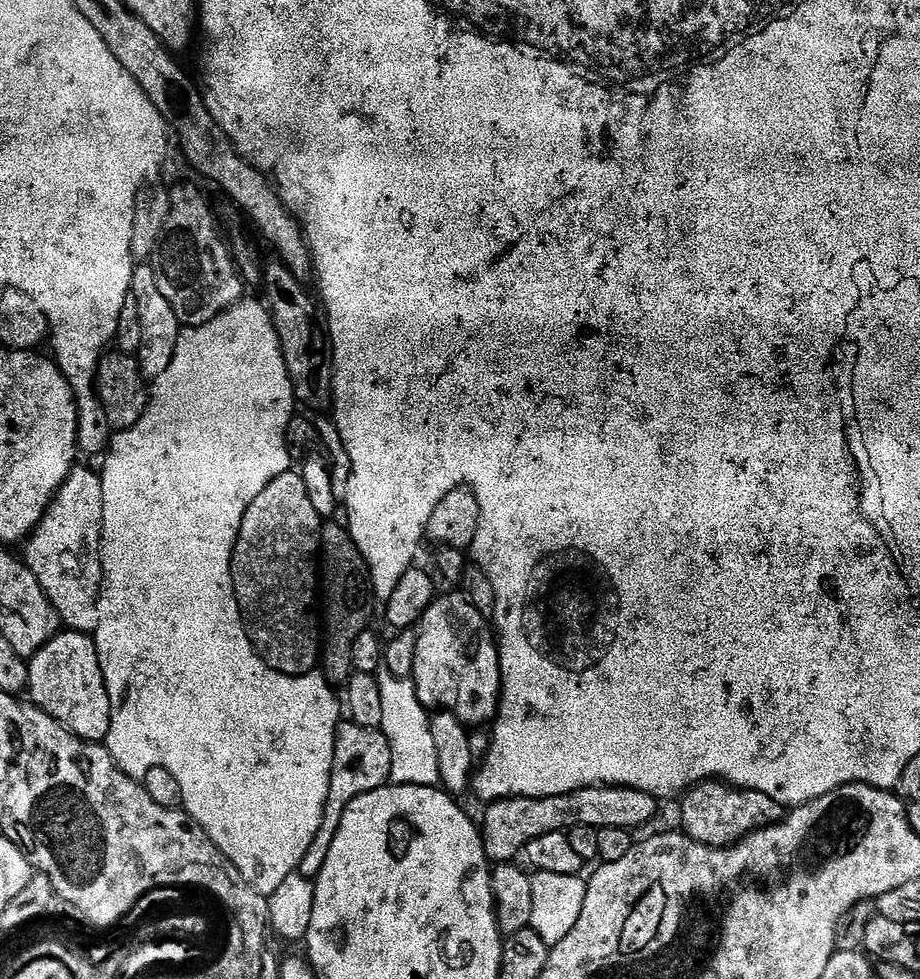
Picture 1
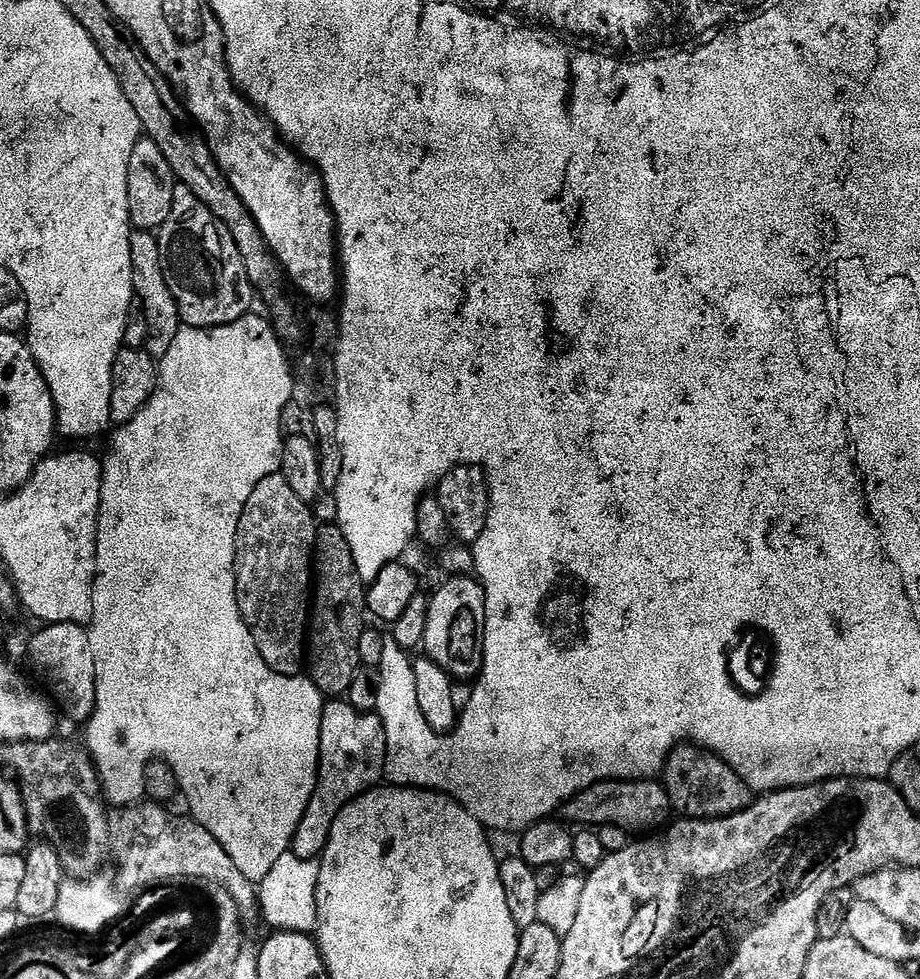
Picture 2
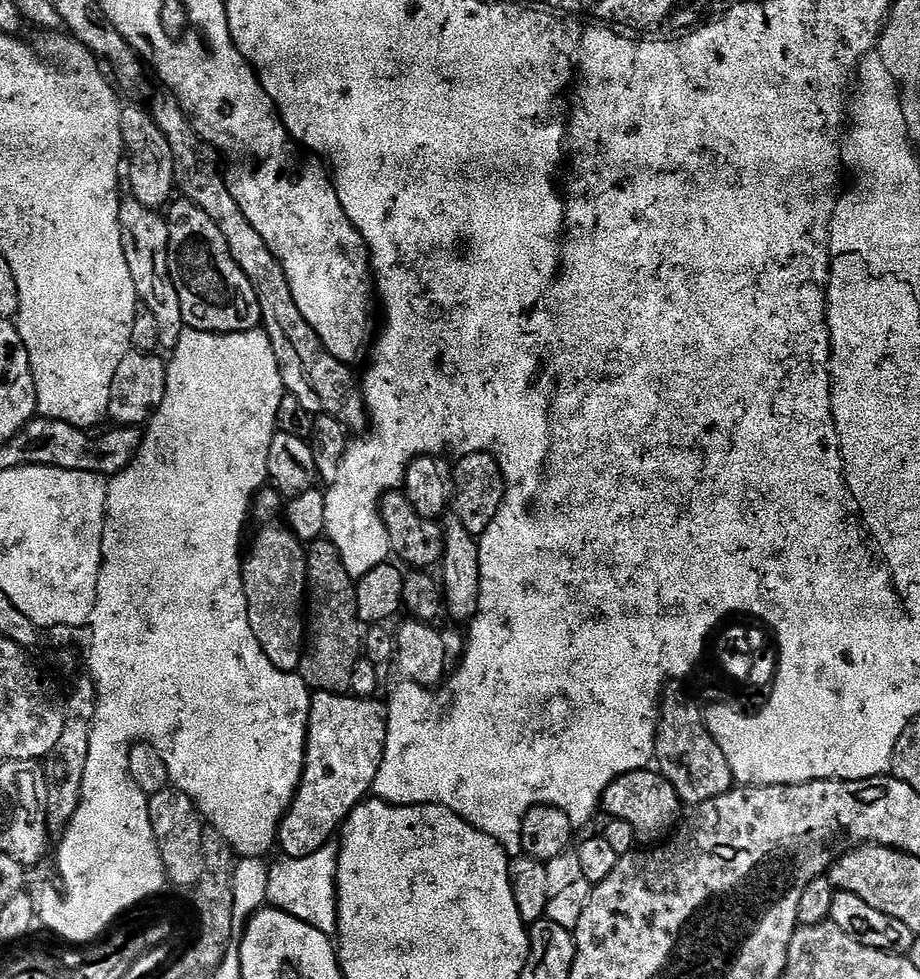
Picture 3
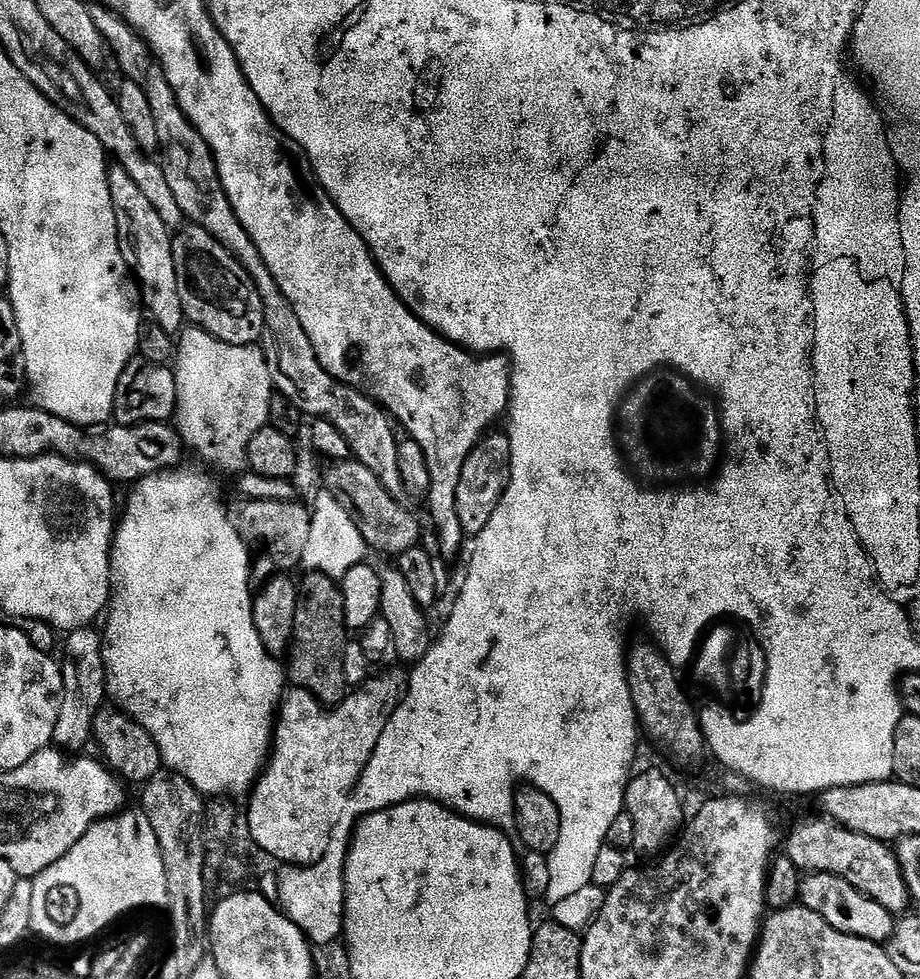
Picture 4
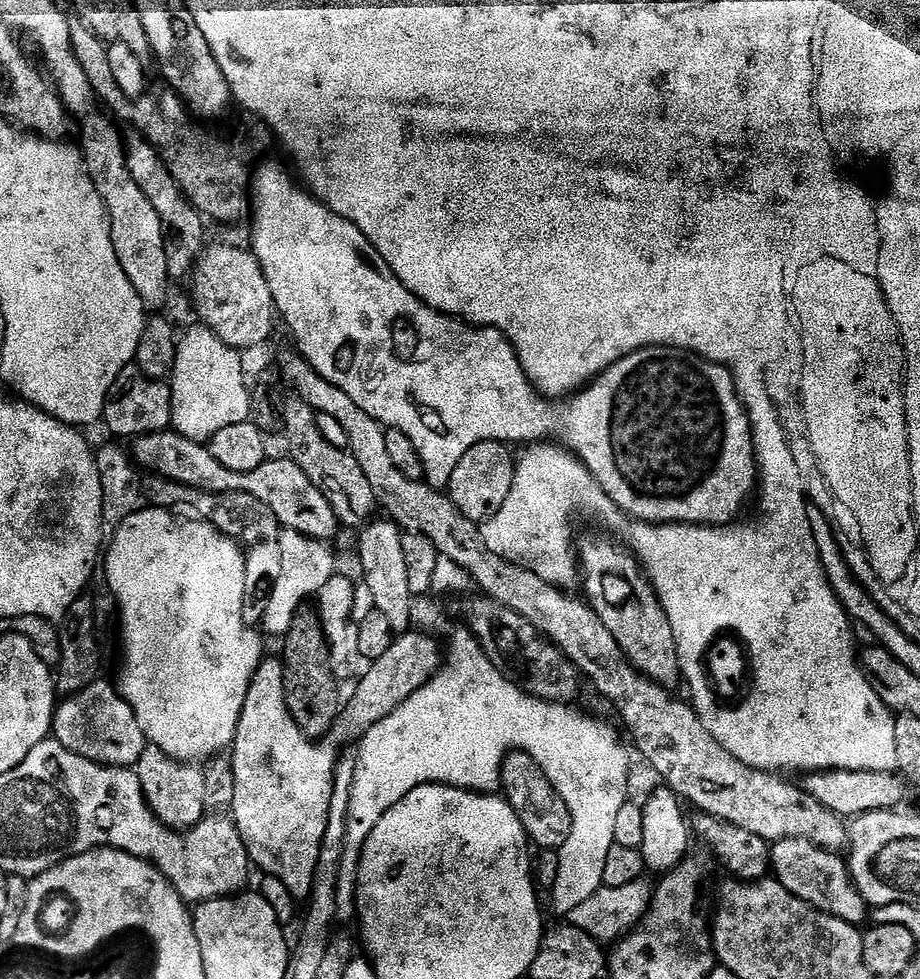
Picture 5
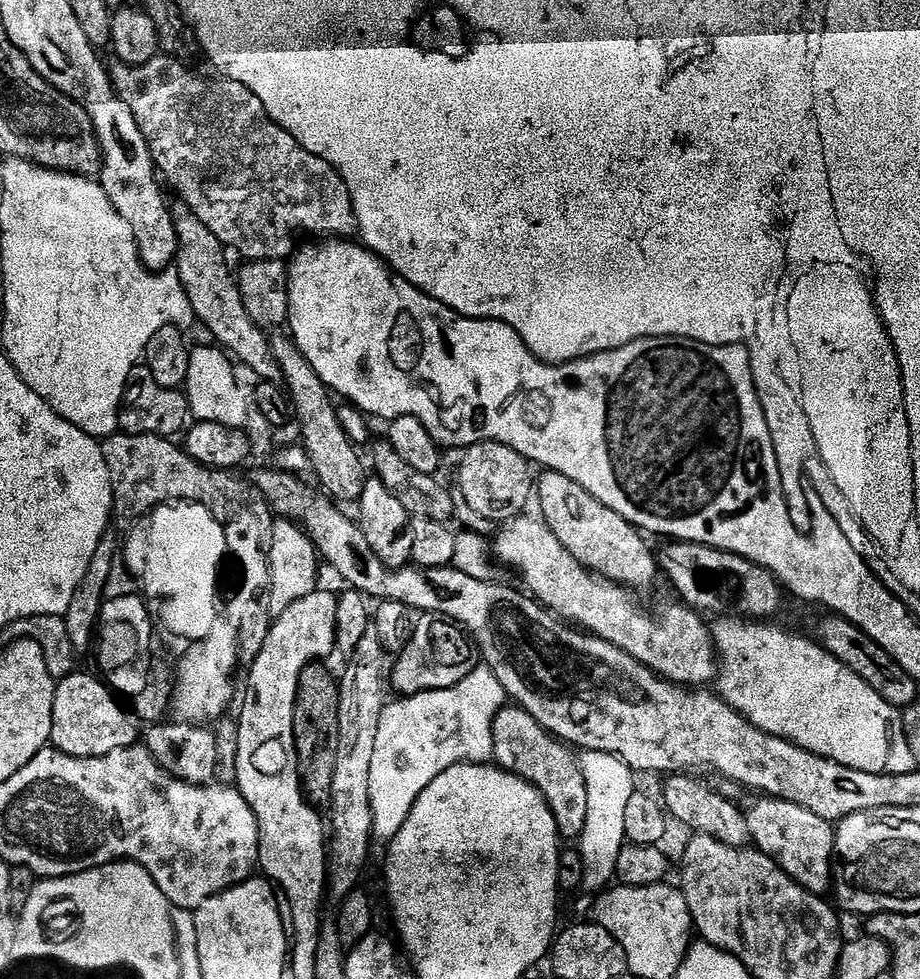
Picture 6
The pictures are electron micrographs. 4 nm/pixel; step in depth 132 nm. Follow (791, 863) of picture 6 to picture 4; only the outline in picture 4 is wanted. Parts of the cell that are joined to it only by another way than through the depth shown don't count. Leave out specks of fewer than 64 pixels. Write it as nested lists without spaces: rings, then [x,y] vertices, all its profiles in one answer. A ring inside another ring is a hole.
[[[808,872],[801,879],[799,903],[803,907],[814,910],[814,914],[821,916],[834,930],[857,936],[863,940],[873,940],[878,945],[892,939],[892,932],[896,928],[893,913],[886,911],[878,902],[874,902],[866,894],[862,894],[846,878],[840,878],[834,873]]]

